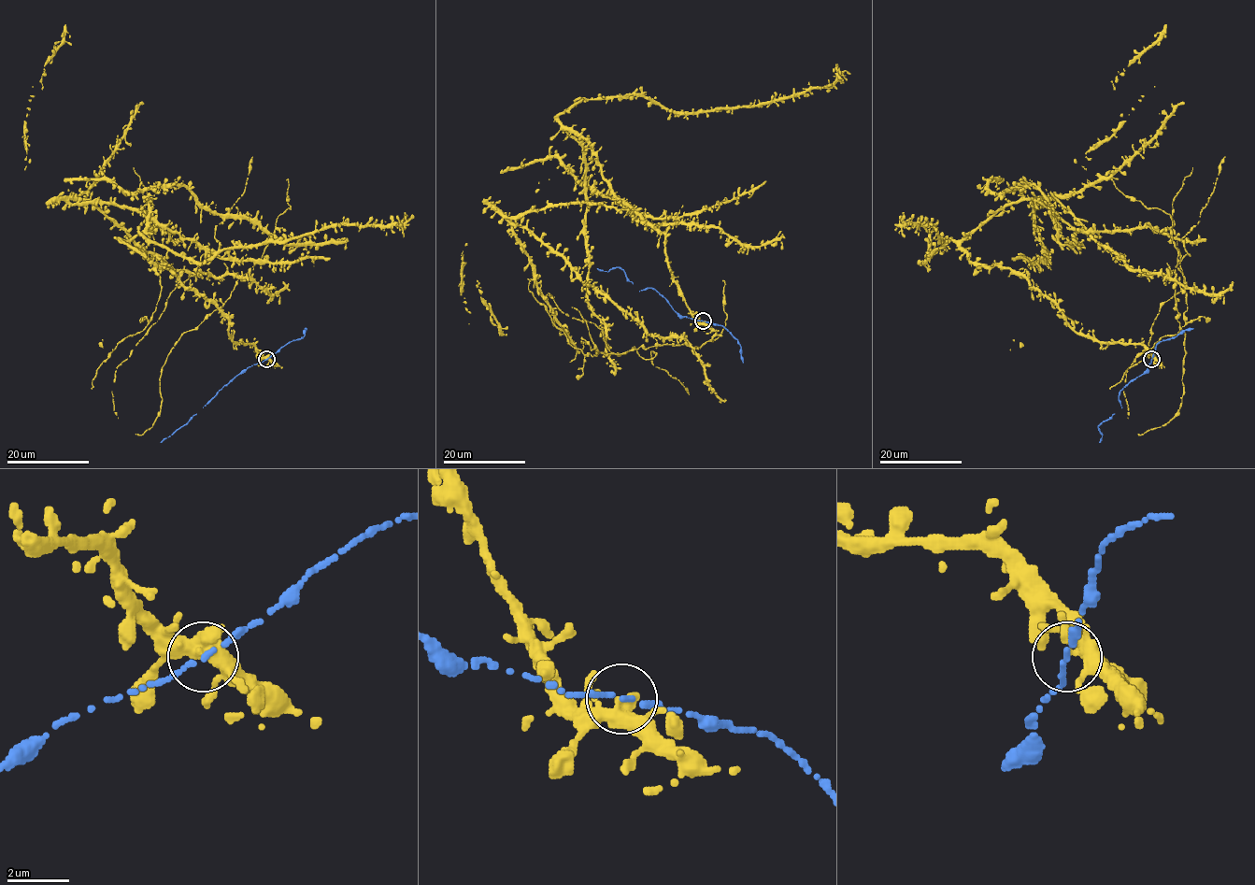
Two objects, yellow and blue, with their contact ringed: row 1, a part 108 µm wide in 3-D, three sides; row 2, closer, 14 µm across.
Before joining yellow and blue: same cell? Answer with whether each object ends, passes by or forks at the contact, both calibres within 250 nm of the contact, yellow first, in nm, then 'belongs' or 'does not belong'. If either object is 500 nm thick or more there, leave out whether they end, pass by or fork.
yellow forks; blue passes by; calibres 280 and 140 nm; belongs

